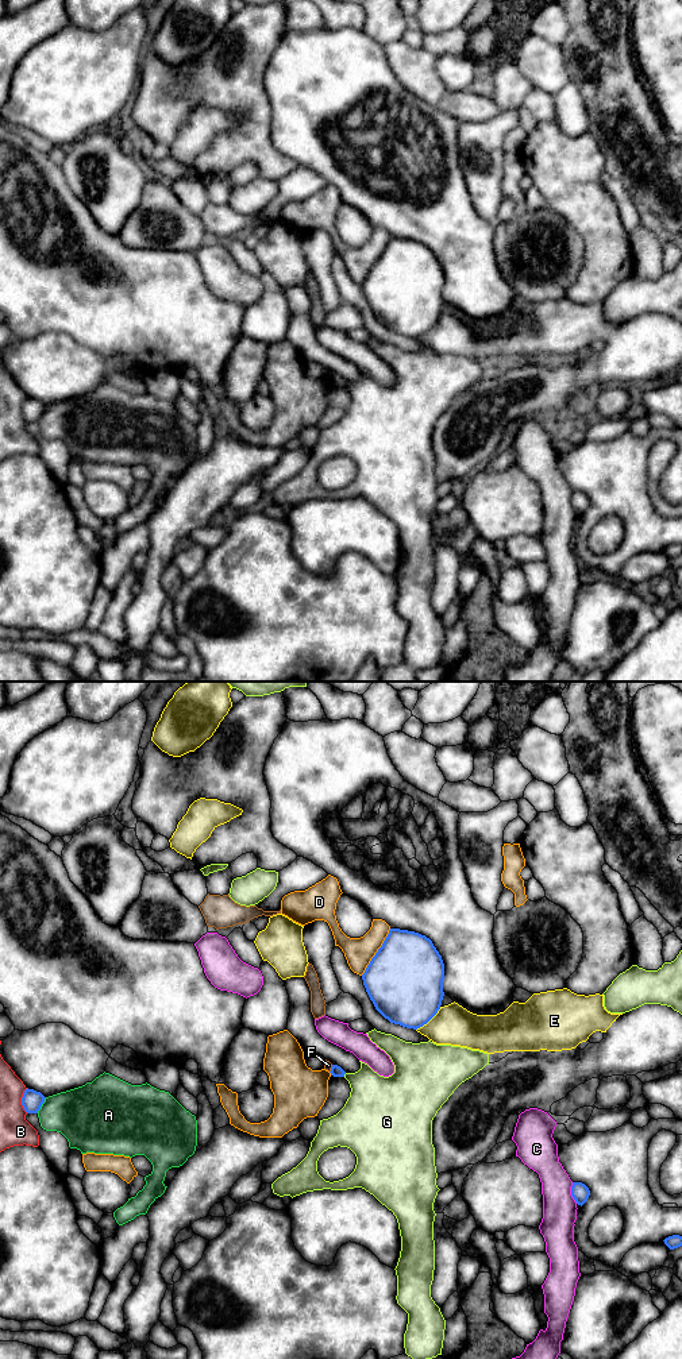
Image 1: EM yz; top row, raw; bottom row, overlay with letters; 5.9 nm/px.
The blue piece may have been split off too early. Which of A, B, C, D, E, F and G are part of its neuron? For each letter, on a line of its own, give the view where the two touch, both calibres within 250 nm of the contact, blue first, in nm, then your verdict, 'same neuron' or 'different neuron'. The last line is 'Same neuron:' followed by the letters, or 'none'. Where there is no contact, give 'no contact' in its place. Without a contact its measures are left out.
A: yz | 120/320 nm | different neuron
B: yz | 120/180 nm | different neuron
C: yz | 110/200 nm | different neuron
D: yz | 460/170 nm | different neuron
E: yz | 440/240 nm | different neuron
F: yz | 70/50 nm | different neuron
G: yz | 70/320 nm | different neuron
Same neuron: none

